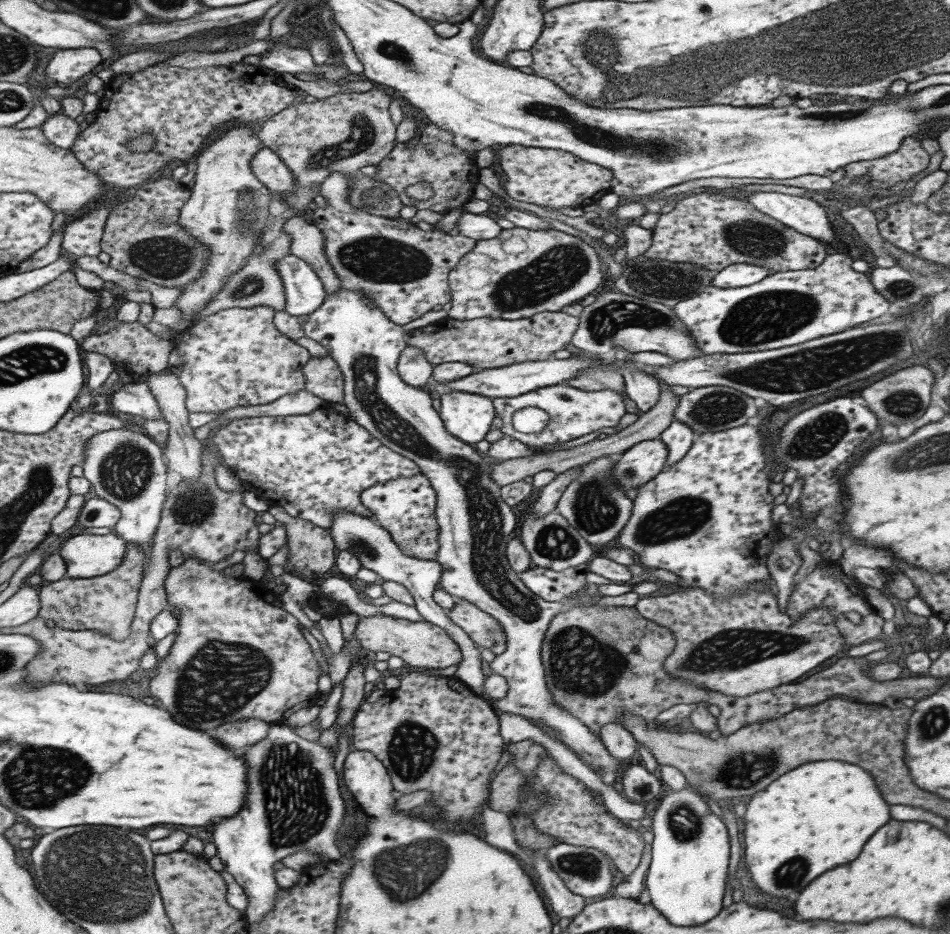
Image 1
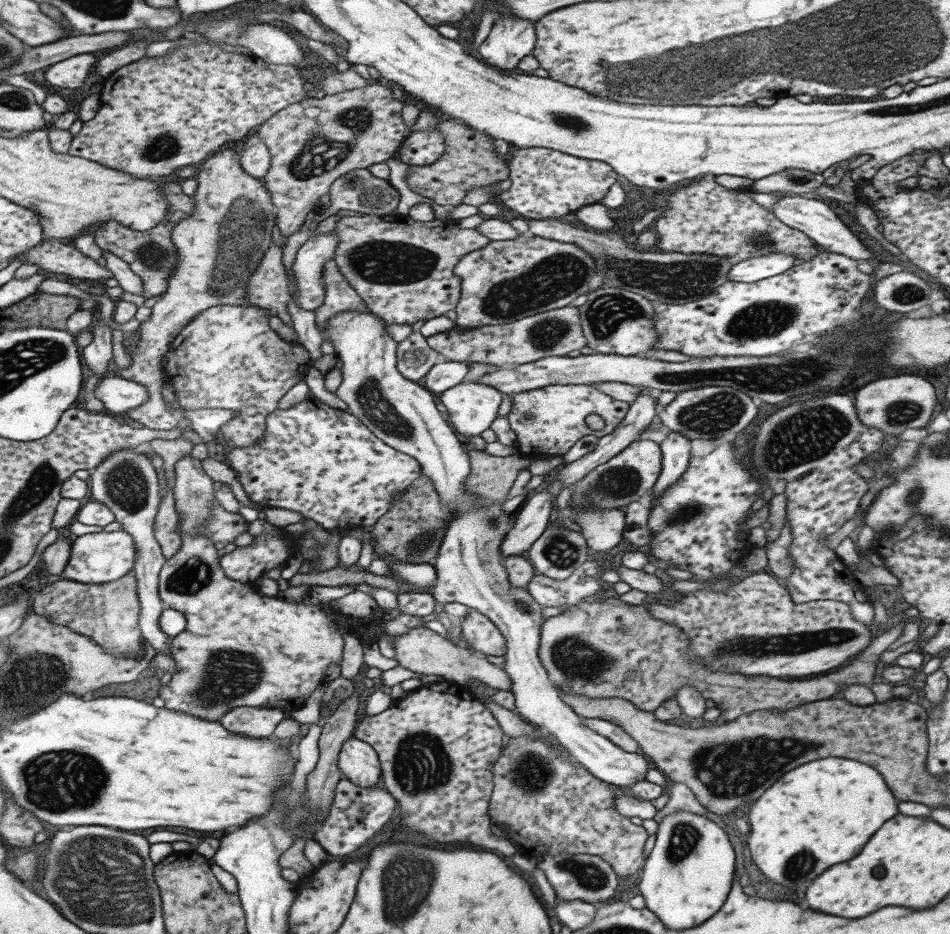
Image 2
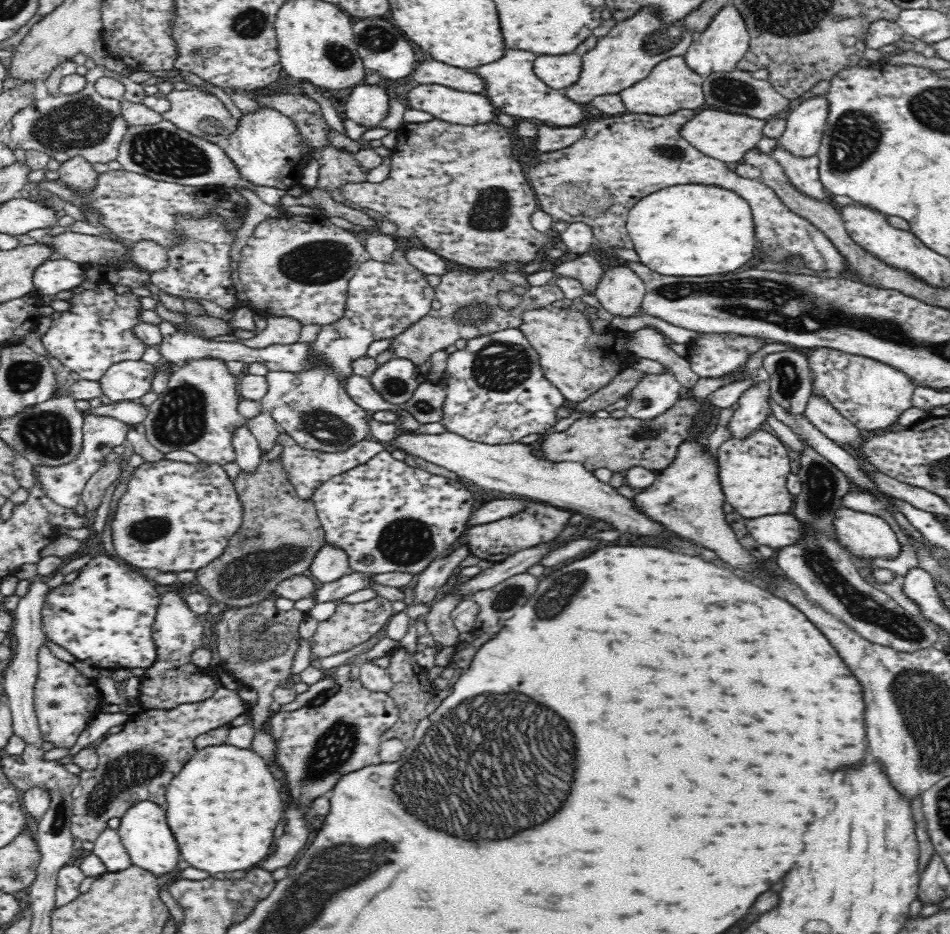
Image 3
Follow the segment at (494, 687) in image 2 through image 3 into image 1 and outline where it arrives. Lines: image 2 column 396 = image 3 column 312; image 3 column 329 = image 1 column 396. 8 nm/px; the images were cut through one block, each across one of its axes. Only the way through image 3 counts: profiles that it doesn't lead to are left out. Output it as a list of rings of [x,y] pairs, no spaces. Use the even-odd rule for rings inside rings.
[[[358,614],[354,634],[360,641],[360,646],[372,652],[388,652],[392,656],[402,658],[408,666],[414,668],[448,668],[463,659],[458,644],[444,632],[444,628],[432,622],[412,622],[406,618],[392,618],[392,616],[372,616],[371,614]]]

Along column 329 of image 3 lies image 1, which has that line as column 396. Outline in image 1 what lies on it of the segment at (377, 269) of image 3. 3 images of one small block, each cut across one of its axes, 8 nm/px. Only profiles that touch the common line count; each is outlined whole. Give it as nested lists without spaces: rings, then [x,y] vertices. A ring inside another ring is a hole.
[[[342,288],[336,294],[327,294],[322,306],[304,319],[305,336],[318,341],[328,350],[328,357],[332,358],[344,376],[344,399],[343,404],[350,410],[352,420],[361,424],[374,438],[394,450],[401,456],[412,460],[432,484],[436,492],[436,520],[439,524],[438,554],[436,561],[442,566],[442,578],[440,586],[444,592],[448,592],[456,600],[466,600],[476,607],[481,608],[486,614],[493,616],[506,634],[506,646],[504,652],[496,655],[489,663],[491,672],[504,676],[508,680],[508,692],[504,698],[496,699],[496,716],[500,711],[520,715],[544,722],[548,728],[552,728],[562,743],[583,761],[591,769],[598,770],[602,774],[602,780],[611,785],[618,780],[616,772],[623,770],[622,759],[612,757],[606,749],[606,745],[598,735],[592,733],[580,719],[556,703],[552,699],[552,693],[546,686],[546,673],[541,659],[541,648],[545,632],[550,626],[550,621],[565,610],[562,602],[549,602],[534,594],[515,573],[507,559],[506,548],[510,536],[514,534],[518,522],[512,511],[501,497],[501,487],[490,478],[490,470],[496,460],[488,453],[479,454],[475,446],[462,442],[446,431],[444,421],[440,413],[434,410],[433,392],[429,388],[415,388],[407,385],[398,374],[397,363],[399,357],[407,346],[407,334],[403,332],[401,325],[393,324],[389,317],[382,312],[378,305],[366,296],[362,296],[356,290]]]

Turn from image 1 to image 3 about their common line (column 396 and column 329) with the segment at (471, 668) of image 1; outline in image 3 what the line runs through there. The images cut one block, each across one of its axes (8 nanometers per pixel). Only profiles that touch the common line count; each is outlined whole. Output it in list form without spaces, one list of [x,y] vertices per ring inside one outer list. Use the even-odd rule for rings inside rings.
[[[328,543],[316,552],[309,569],[312,572],[311,576],[323,584],[336,582],[353,571],[346,551]]]

